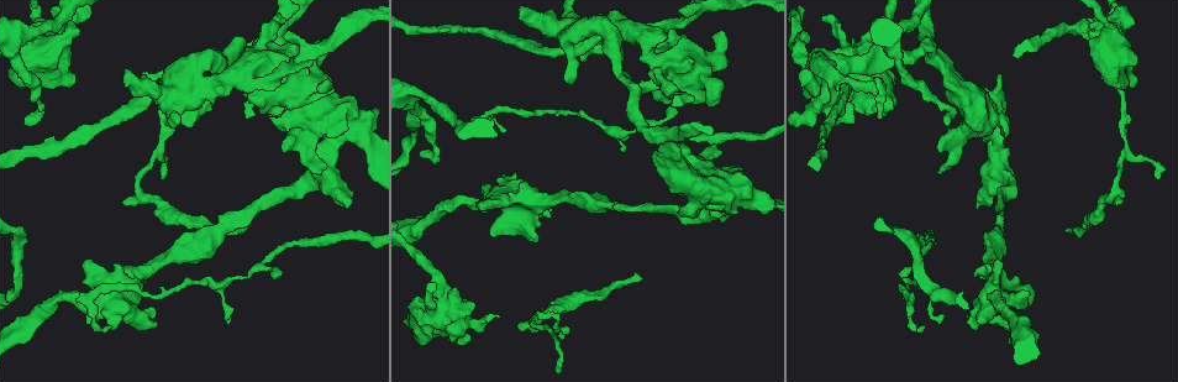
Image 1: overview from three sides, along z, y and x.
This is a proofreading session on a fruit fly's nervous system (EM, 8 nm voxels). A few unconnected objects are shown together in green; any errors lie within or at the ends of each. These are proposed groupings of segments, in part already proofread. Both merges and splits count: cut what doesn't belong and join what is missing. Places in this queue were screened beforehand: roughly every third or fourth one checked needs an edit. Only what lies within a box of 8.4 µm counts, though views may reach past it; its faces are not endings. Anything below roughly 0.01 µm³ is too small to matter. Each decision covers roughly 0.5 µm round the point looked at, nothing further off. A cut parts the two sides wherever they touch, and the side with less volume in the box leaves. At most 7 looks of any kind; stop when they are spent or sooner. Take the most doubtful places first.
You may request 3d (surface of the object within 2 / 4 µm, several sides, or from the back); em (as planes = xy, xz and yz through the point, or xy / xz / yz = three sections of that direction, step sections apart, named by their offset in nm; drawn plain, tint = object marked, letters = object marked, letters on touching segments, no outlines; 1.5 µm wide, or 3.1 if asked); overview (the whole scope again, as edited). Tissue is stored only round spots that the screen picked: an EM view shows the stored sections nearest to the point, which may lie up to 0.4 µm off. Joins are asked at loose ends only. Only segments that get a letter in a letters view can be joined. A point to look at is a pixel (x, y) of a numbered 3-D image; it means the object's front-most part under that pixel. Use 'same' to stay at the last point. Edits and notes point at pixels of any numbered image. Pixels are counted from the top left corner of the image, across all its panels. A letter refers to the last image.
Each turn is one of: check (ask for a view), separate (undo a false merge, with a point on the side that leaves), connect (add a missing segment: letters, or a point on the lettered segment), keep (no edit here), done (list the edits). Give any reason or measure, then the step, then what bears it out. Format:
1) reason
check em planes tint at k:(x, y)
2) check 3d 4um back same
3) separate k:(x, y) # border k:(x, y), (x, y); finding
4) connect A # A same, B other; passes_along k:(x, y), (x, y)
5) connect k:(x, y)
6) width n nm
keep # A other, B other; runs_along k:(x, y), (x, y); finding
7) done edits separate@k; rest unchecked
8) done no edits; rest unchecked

sharp bend
check 3d 4um at 1:(39, 109)

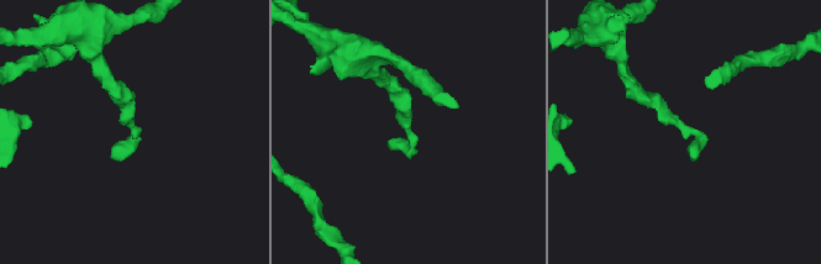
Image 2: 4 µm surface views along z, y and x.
need the tissue
check em yz step 4 letters at 2:(137, 133)

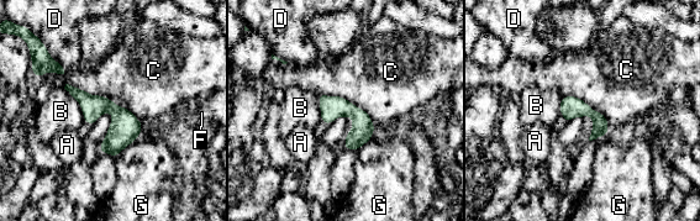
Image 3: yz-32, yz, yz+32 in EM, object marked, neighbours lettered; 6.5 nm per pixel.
width 140 nm
keep # A other, B other, C other, D other, F other, G other; runs_along 3:(70, 89), (110, 106), (135, 135); one neuron here

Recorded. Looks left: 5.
free end
check 3d 4um at 1:(661, 100)

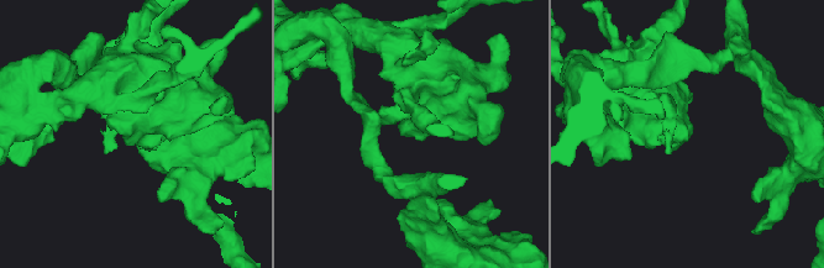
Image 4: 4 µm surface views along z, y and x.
now the EM
check em xz step 4 tint at 4:(409, 135)

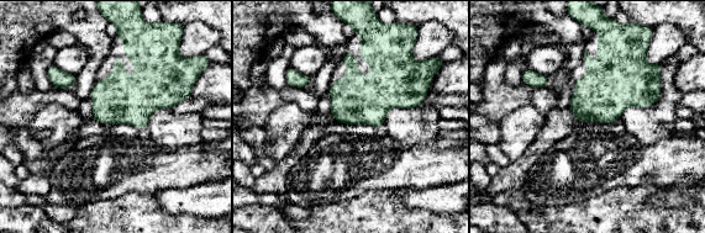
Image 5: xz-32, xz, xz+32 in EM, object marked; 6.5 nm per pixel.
check em planes letters same

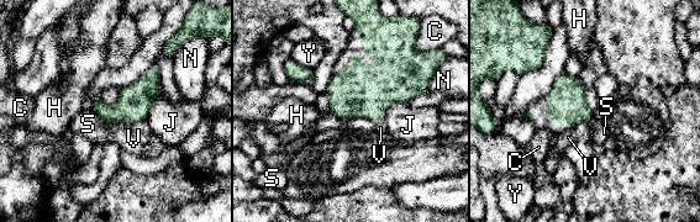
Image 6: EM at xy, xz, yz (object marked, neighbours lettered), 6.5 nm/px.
keep # C other, H other, J other, N other, S other, V other, Y other; border 6:(146, 119), (138, 122), (103, 122); no lettered segment goes on from it

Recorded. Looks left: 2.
a narrow waist
check em xy step 8 tint at 1:(147, 200)

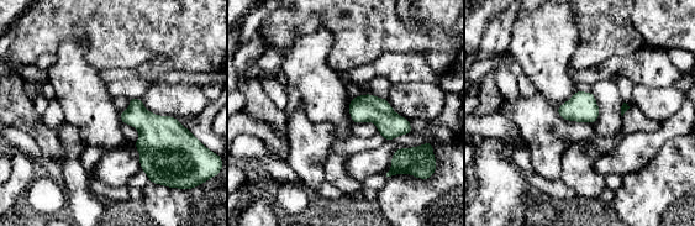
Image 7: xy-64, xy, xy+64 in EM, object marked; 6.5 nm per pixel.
what lies round it
check em xy step 8 letters same

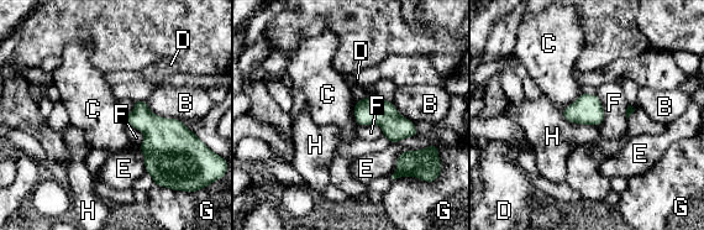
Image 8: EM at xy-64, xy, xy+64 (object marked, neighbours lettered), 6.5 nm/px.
width 170 nm
keep # B other, C other, D other, E other, F other, G other, H other; border 8:(561, 113), (568, 121), (598, 126); all the same neuron

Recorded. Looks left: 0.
done no edits; rest unchecked

